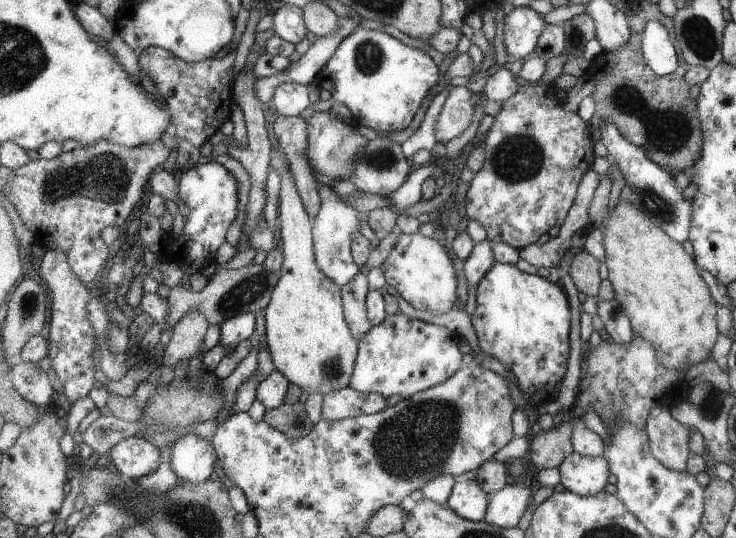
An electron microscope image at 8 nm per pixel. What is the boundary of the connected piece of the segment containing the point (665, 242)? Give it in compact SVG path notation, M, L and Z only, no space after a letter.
M619 201L601 225L607 279L613 286L614 300L619 304L623 315L629 320L632 333L641 336L656 351L656 360L661 367L672 372L696 365L707 359L707 354L717 338L715 328L715 310L707 284L701 274L695 270L693 260L683 252L683 248L674 242L647 215L643 215L635 205L628 201Z

